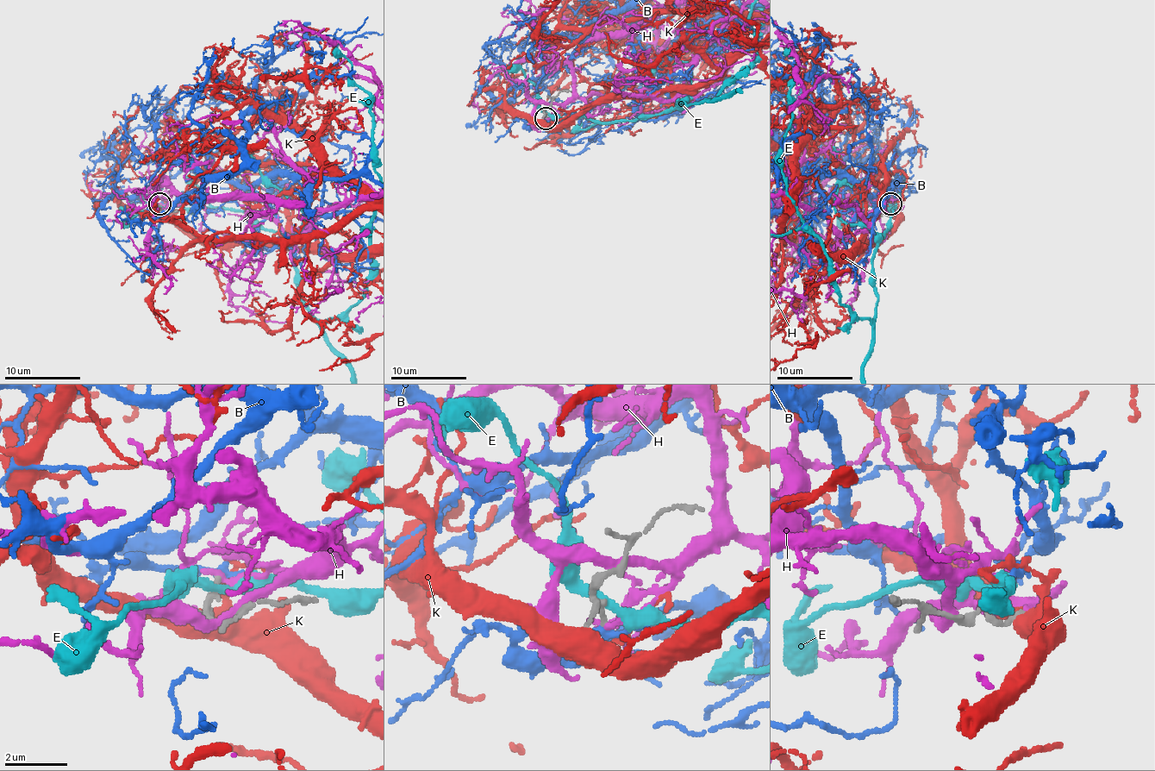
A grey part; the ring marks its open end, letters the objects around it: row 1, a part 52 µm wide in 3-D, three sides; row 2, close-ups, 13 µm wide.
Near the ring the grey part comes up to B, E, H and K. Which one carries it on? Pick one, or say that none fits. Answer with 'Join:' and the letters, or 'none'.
Join: B

